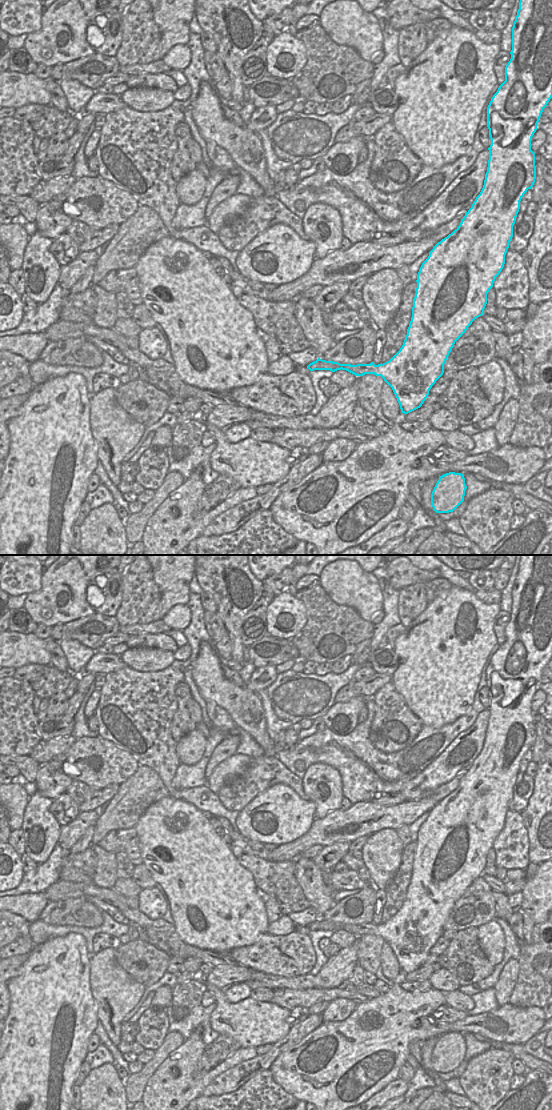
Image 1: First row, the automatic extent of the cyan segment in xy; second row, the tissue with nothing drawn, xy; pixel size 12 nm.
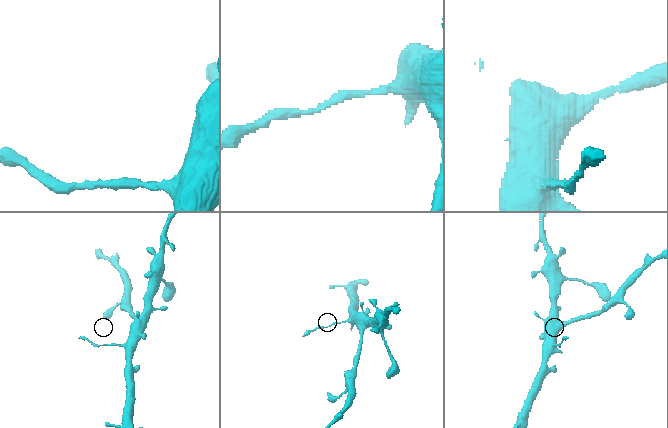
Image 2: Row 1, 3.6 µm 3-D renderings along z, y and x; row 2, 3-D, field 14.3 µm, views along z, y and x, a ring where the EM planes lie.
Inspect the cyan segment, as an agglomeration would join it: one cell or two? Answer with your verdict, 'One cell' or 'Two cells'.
Two cells.

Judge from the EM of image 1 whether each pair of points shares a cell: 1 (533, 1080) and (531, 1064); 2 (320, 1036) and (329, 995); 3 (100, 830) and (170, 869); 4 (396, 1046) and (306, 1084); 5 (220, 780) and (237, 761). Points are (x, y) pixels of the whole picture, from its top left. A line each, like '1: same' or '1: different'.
1: different
2: different
3: different
4: same
5: same

